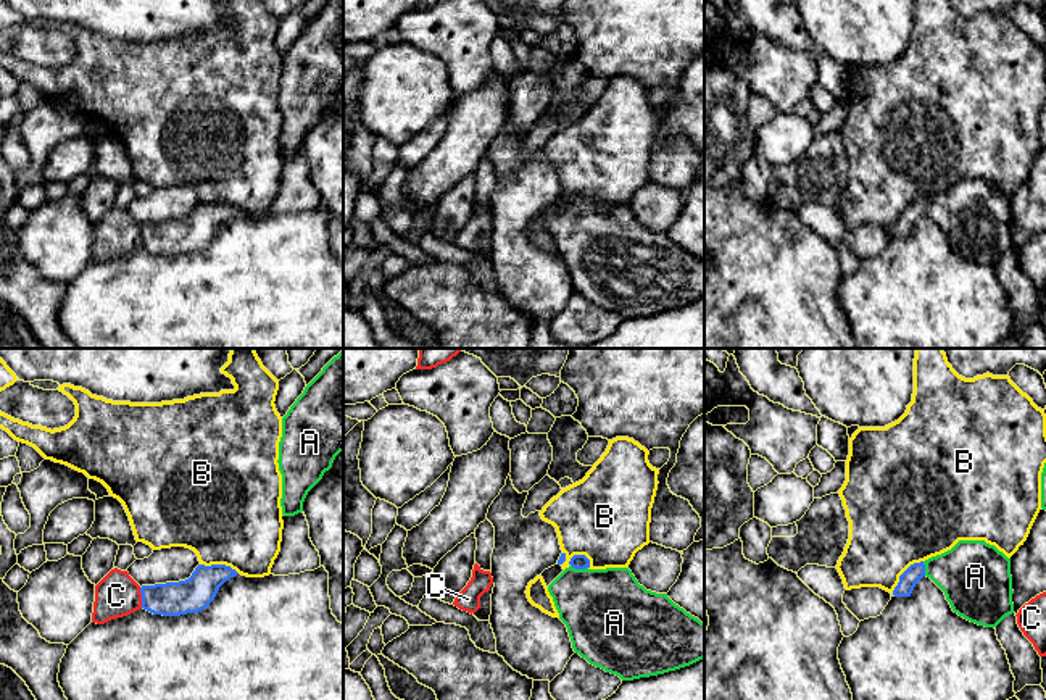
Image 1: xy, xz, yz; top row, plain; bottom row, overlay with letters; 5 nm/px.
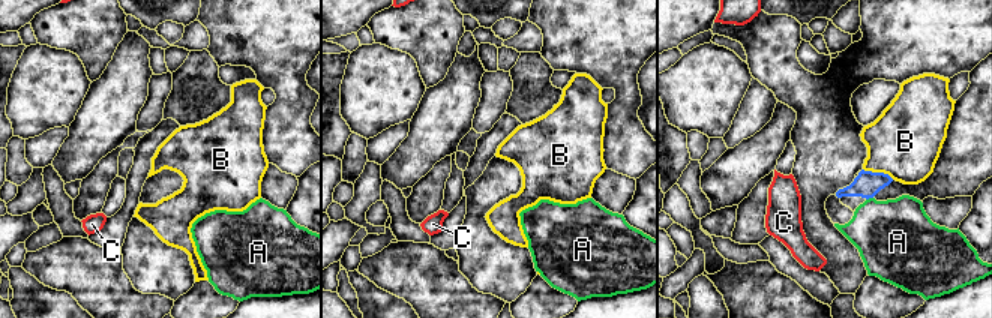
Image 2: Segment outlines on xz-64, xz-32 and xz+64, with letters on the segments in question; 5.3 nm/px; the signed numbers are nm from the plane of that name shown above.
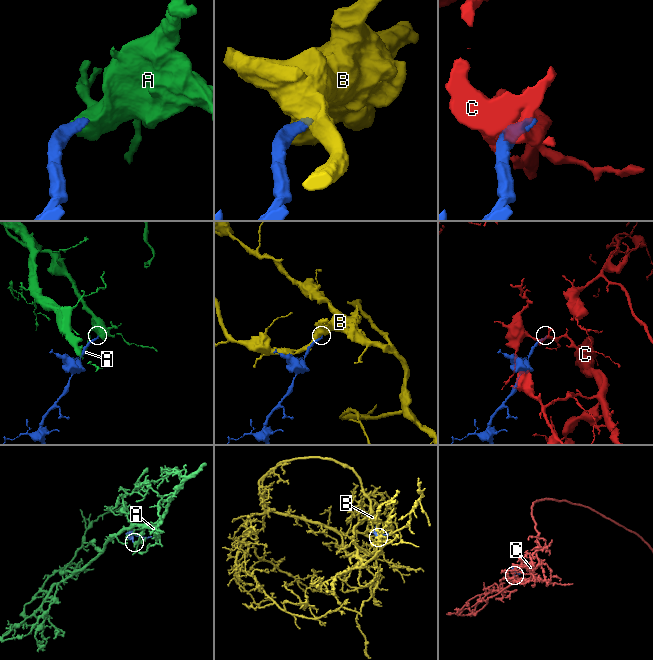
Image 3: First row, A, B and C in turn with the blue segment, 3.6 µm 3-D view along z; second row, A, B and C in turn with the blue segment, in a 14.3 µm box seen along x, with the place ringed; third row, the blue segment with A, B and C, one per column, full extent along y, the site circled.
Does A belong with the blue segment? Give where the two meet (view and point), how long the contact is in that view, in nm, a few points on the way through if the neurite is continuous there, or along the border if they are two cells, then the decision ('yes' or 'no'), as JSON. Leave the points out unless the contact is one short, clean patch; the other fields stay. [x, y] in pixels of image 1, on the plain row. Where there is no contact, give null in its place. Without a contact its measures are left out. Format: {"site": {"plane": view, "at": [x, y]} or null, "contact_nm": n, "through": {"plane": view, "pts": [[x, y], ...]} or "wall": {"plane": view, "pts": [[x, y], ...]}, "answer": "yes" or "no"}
{"site": {"plane": "xz", "at": [579, 207]}, "contact_nm": 90, "through": {"plane": "xz", "pts": [[579, 200], [579, 207], [579, 221], [606, 249]]}, "answer": "yes"}

